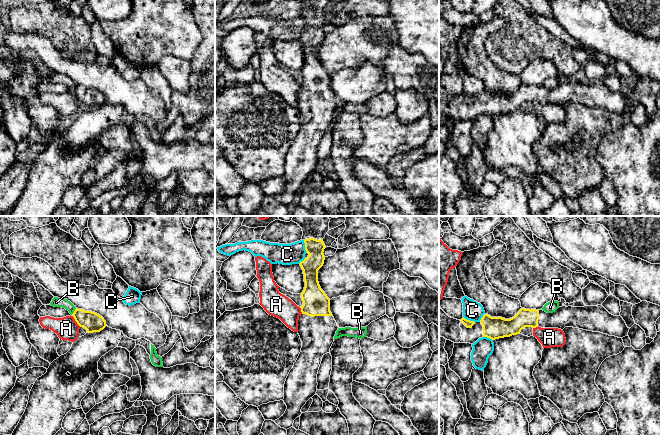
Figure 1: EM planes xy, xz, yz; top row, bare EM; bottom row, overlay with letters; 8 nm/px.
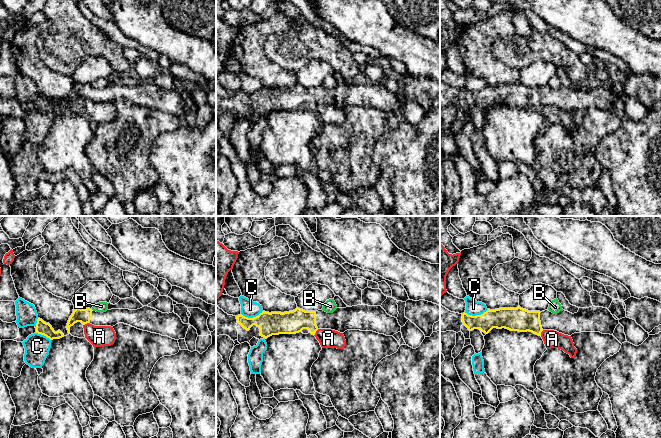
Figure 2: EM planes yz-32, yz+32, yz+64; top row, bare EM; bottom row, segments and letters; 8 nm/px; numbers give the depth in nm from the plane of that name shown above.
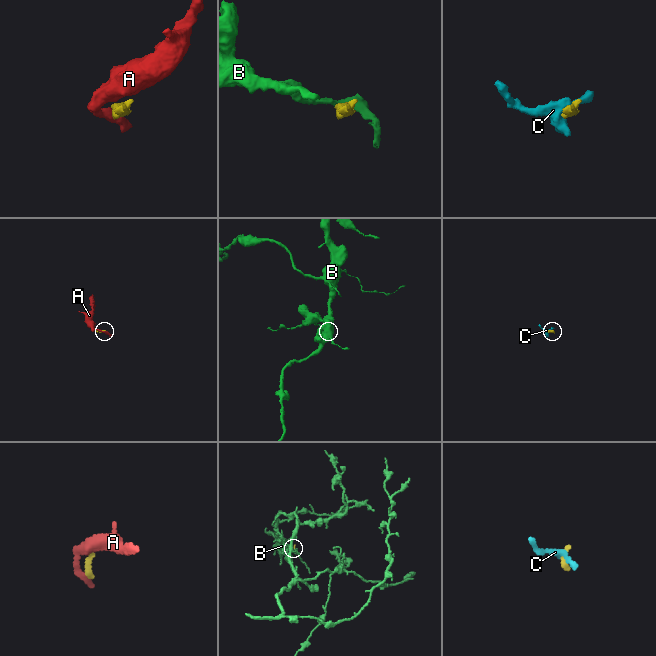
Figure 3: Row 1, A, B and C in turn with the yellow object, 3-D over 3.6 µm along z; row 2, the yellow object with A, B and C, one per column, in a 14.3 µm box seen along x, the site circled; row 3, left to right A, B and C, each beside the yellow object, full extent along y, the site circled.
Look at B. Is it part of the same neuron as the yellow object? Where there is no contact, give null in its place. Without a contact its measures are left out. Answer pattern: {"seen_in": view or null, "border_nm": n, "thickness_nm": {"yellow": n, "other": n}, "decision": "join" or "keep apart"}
{"seen_in": "xy", "border_nm": 70, "thickness_nm": {"yellow": 160, "other": 80}, "decision": "keep apart"}

